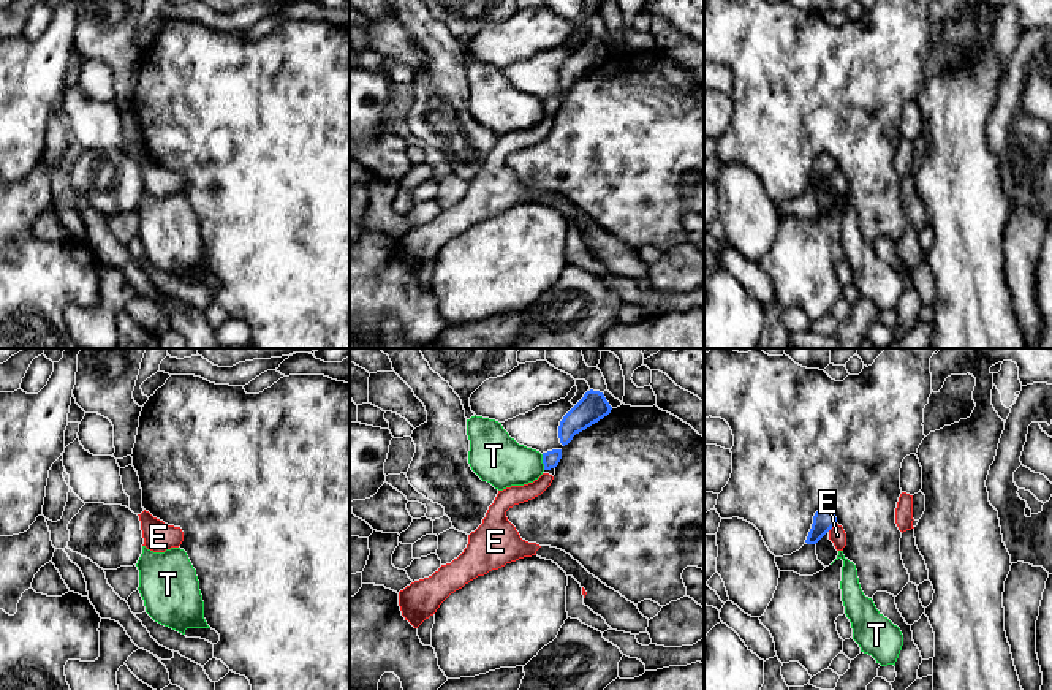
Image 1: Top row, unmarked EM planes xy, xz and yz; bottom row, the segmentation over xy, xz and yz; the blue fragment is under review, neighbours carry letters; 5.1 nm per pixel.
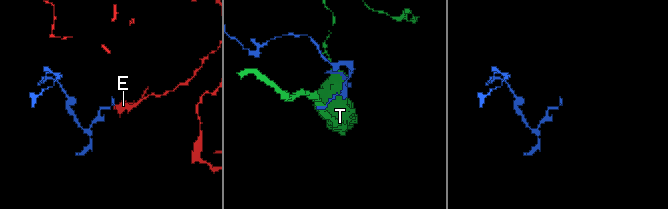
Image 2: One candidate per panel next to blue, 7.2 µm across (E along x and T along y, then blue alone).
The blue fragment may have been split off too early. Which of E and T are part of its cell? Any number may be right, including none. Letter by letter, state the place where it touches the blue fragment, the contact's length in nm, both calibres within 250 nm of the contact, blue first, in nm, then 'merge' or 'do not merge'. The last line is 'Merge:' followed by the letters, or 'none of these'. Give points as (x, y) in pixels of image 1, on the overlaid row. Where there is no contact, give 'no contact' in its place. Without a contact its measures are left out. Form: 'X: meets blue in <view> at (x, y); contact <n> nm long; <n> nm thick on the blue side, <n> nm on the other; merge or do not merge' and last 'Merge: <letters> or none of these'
E: meets blue in yz at (832, 526); contact 70 nm long; 110 nm thick on the blue side, 90 nm on the other; do not merge
T: meets blue in xz at (543, 462); contact 80 nm long; 90 nm thick on the blue side, 260 nm on the other; do not merge
Merge: none of these

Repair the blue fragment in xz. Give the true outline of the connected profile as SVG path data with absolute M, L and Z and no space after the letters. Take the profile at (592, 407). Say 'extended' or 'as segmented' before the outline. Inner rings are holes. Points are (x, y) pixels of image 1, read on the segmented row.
as segmented; M587 391L584 397L563 416L558 438L565 446L573 437L611 413L612 407L600 391Z

